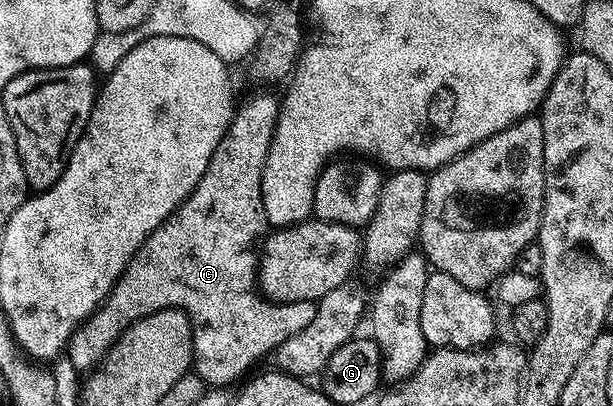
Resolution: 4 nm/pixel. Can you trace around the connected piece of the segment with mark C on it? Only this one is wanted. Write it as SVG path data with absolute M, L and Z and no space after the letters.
M258 93L235 108L232 123L224 139L220 139L216 147L208 163L208 171L200 175L200 183L196 183L196 187L188 195L188 199L180 203L178 210L164 223L160 223L160 227L156 227L152 235L148 235L146 242L139 247L120 275L113 291L74 330L68 346L72 368L90 371L101 365L106 352L122 338L124 330L132 327L132 323L136 323L141 317L159 313L162 309L181 309L190 317L190 325L194 329L198 378L210 387L230 387L237 377L245 378L261 357L266 357L269 353L271 356L278 350L284 339L292 339L296 331L304 331L304 327L312 323L312 315L316 315L315 302L277 302L267 299L259 292L259 258L255 250L254 253L250 250L254 244L259 244L260 238L268 229L262 198L262 176L268 147L274 138L279 108L279 98L269 97L266 93Z

